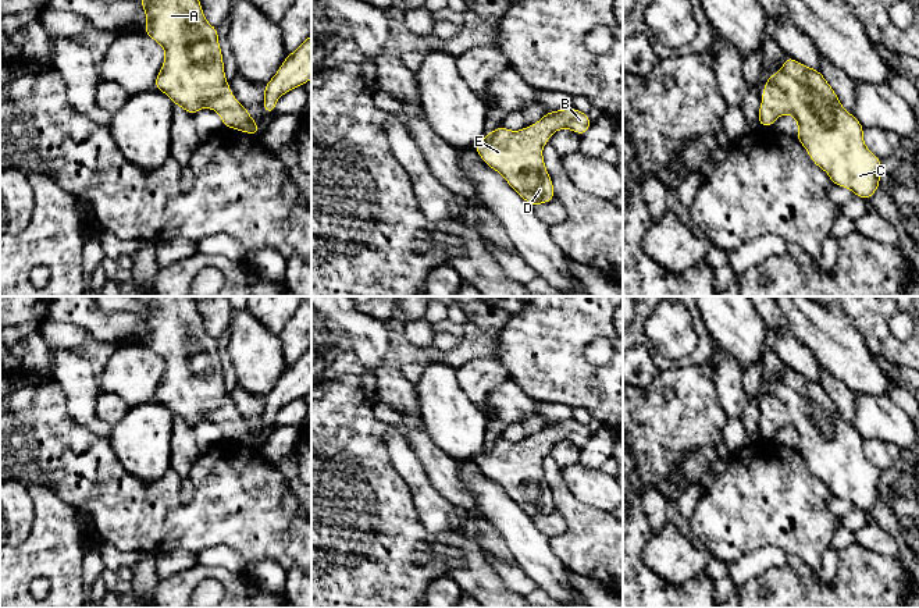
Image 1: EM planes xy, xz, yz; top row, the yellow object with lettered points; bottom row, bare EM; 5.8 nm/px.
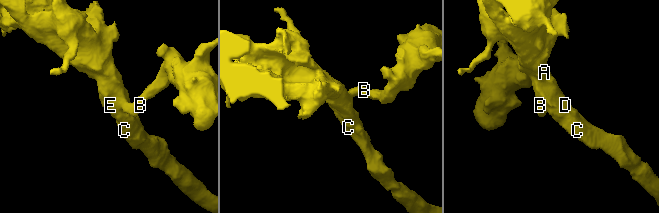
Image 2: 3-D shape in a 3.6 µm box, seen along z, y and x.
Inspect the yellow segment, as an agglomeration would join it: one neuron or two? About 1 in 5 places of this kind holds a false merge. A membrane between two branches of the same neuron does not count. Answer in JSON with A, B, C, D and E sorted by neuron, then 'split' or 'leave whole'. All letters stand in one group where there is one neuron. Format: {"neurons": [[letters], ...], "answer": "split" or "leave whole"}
{"neurons": [["A", "B", "C", "D", "E"]], "answer": "leave whole"}

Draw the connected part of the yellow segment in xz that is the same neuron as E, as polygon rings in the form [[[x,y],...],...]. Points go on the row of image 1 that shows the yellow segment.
[[[574,107],[548,111],[539,121],[520,131],[498,127],[485,135],[474,150],[534,207],[555,199],[553,182],[542,156],[542,147],[549,142],[549,136],[564,128],[581,136],[589,127],[588,114]]]

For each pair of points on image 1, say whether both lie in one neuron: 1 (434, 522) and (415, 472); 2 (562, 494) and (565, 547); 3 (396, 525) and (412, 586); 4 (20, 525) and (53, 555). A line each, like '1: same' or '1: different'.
1: same
2: same
3: same
4: different

